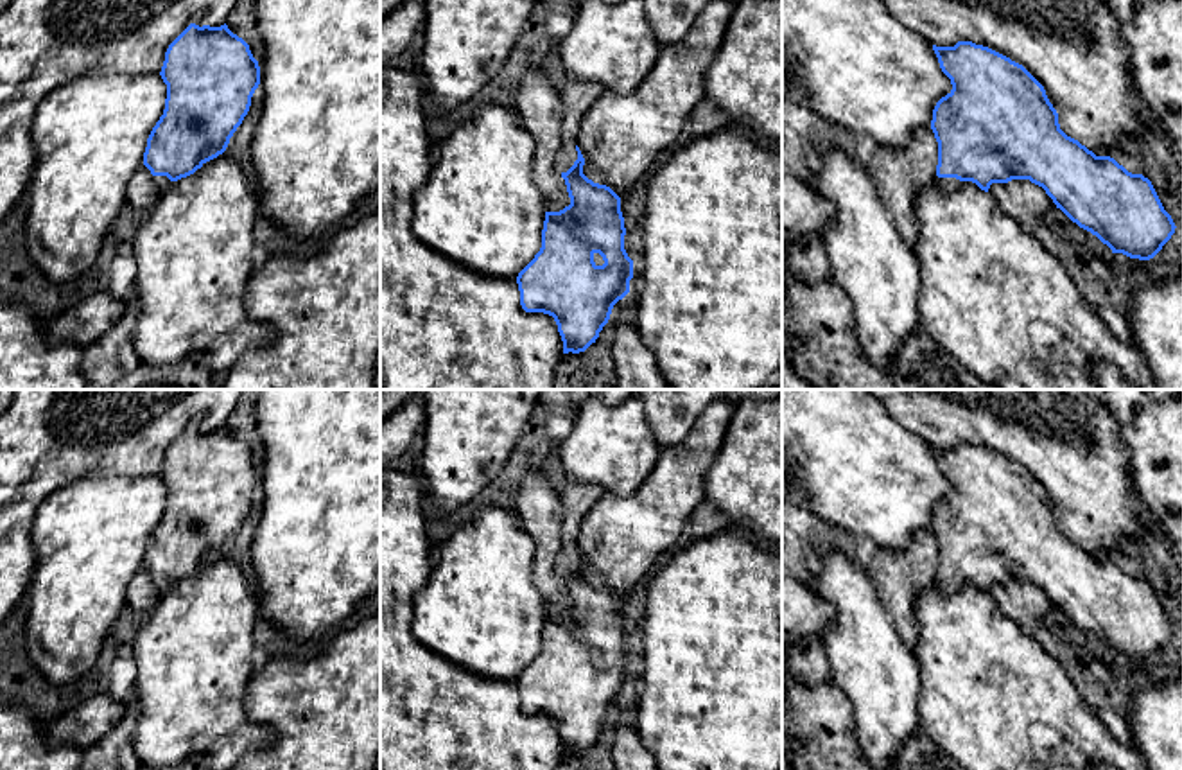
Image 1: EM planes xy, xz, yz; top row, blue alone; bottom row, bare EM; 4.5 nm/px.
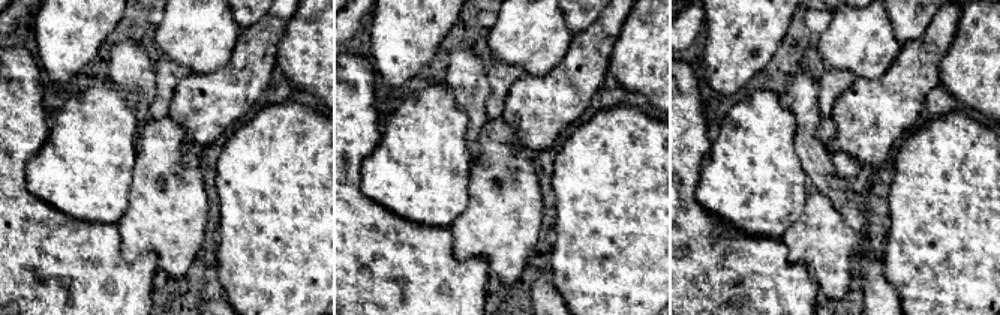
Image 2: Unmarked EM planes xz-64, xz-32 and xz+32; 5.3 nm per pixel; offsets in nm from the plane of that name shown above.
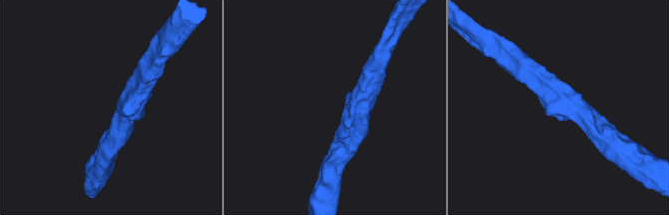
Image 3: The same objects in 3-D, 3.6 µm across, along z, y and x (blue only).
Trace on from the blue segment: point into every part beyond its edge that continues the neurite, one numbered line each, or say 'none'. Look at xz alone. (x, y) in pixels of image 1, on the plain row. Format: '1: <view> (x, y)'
1: xz (567, 557)

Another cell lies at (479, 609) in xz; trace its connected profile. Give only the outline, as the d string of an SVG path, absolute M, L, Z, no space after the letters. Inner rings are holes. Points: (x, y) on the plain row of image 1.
M488 506L479 508L475 515L457 526L452 535L439 546L439 560L432 567L427 585L414 596L413 637L427 650L443 655L454 666L479 675L482 678L517 680L518 675L535 661L542 650L542 632L545 623L545 607L538 589L533 583L535 538L522 528L522 521L515 510Z

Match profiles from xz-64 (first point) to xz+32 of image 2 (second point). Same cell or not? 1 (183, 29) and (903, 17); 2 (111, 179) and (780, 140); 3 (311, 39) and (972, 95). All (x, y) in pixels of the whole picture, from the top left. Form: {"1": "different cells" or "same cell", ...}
{"1": "different cells", "2": "same cell", "3": "same cell"}

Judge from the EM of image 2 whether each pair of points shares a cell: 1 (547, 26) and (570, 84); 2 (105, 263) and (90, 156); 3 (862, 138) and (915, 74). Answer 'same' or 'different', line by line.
1: different
2: different
3: same

